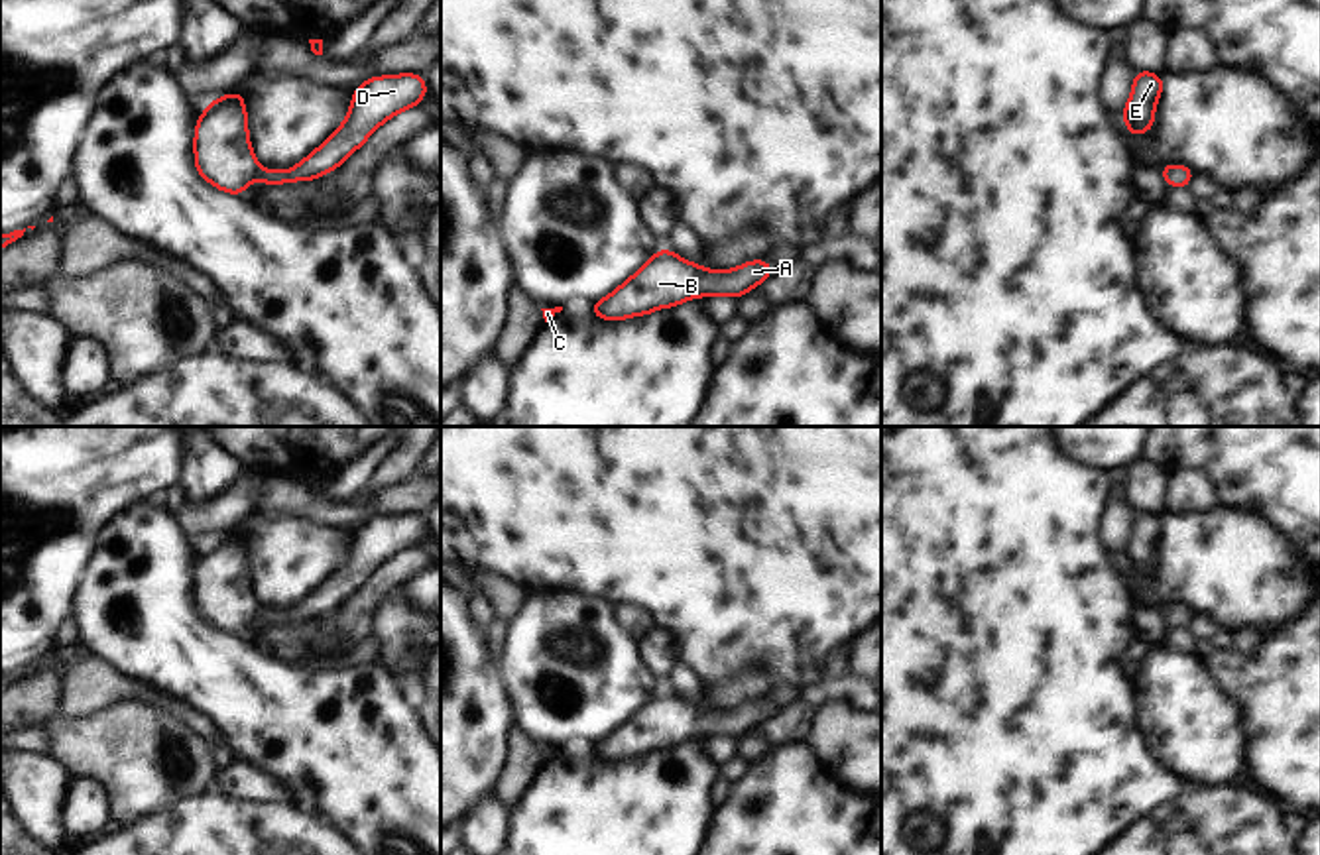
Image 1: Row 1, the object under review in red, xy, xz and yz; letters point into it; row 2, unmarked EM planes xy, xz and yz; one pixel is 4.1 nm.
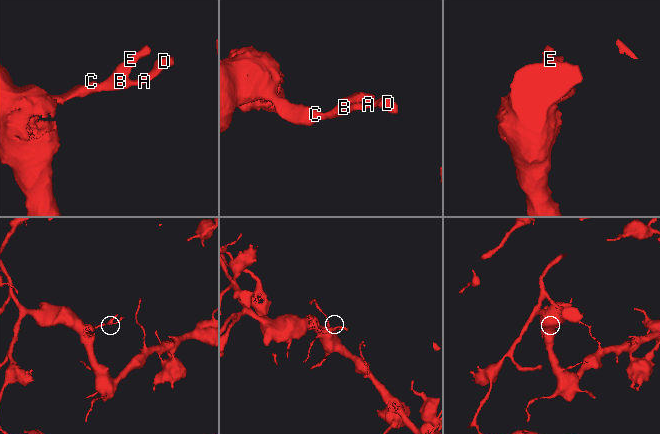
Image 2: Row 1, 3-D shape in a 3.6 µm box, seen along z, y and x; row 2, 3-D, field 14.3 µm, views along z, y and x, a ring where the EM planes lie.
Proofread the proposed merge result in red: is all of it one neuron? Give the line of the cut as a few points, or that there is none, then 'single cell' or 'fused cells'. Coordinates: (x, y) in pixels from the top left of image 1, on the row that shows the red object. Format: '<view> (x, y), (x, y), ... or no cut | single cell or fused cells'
no cut | single cell

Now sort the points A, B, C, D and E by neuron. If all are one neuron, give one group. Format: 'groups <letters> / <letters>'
groups A B C D E

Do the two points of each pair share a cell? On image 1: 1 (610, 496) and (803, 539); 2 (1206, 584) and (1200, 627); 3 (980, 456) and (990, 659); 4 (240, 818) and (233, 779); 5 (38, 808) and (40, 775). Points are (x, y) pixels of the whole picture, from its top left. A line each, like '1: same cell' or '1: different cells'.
1: same cell
2: different cells
3: same cell
4: different cells
5: same cell

